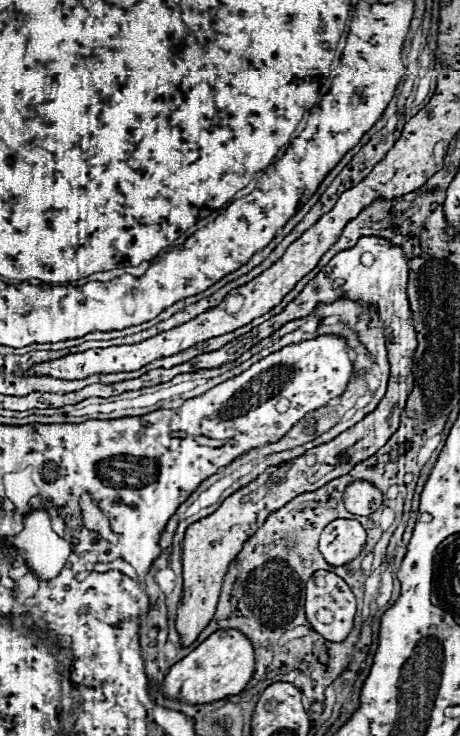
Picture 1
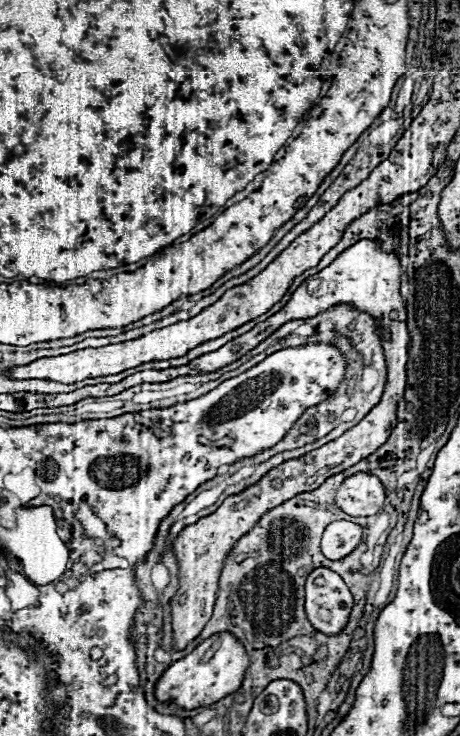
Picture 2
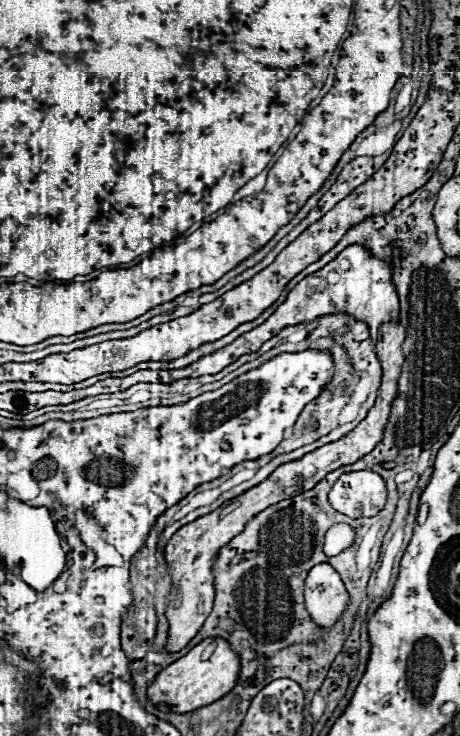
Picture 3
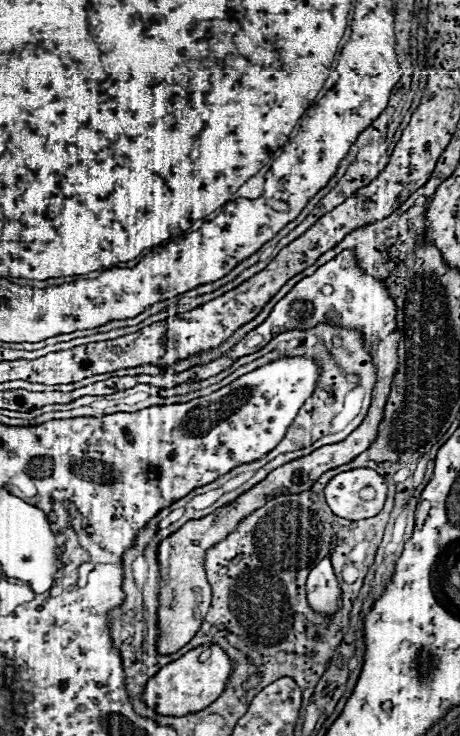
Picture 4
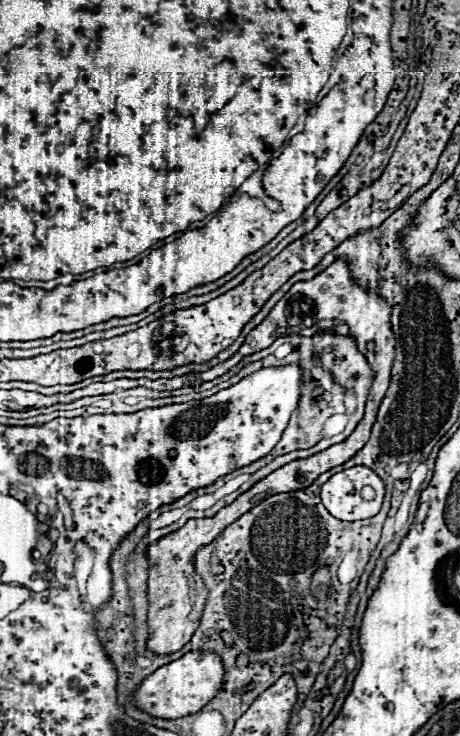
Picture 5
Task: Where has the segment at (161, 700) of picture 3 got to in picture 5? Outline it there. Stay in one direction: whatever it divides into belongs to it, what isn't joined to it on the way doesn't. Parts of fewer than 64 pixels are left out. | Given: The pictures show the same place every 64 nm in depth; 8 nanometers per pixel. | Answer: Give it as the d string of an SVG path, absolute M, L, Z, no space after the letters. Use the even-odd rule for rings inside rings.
M194 650L146 676L134 692L136 706L156 718L182 718L186 714L196 714L218 694L224 682L224 672L222 658L216 652L204 652L200 660L200 650Z

